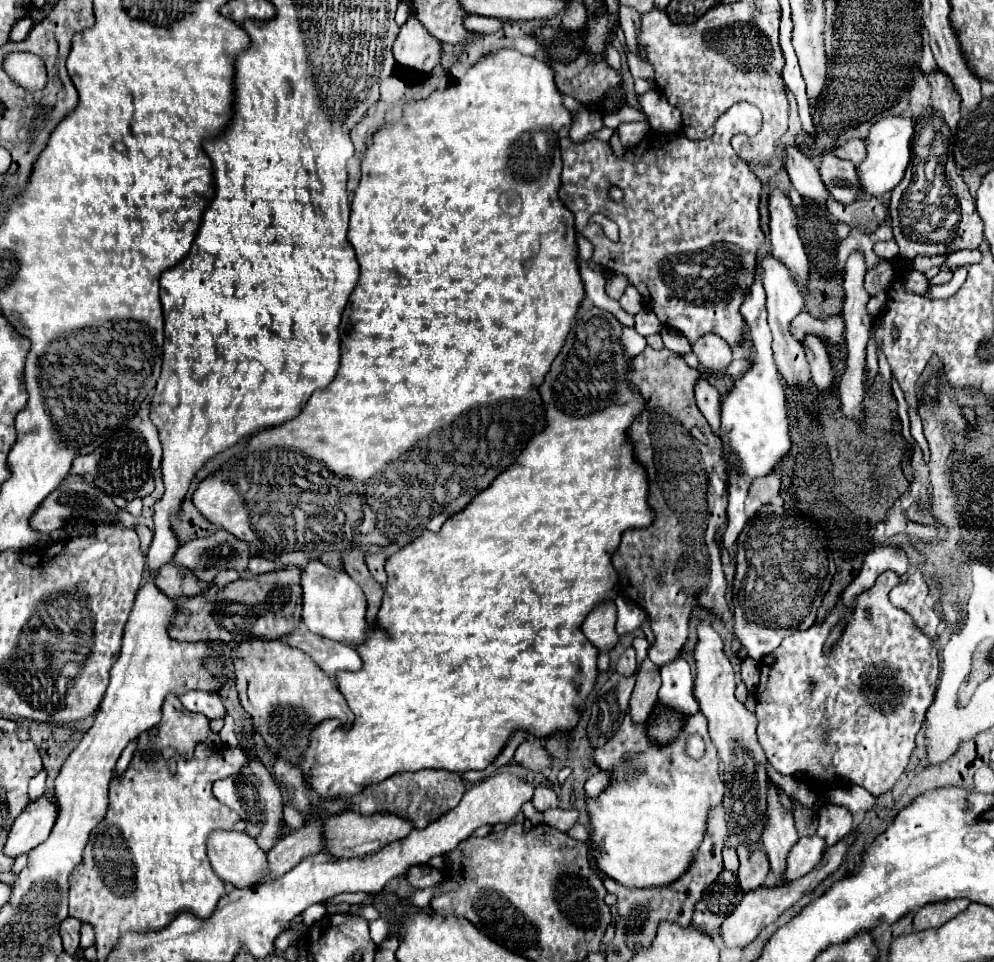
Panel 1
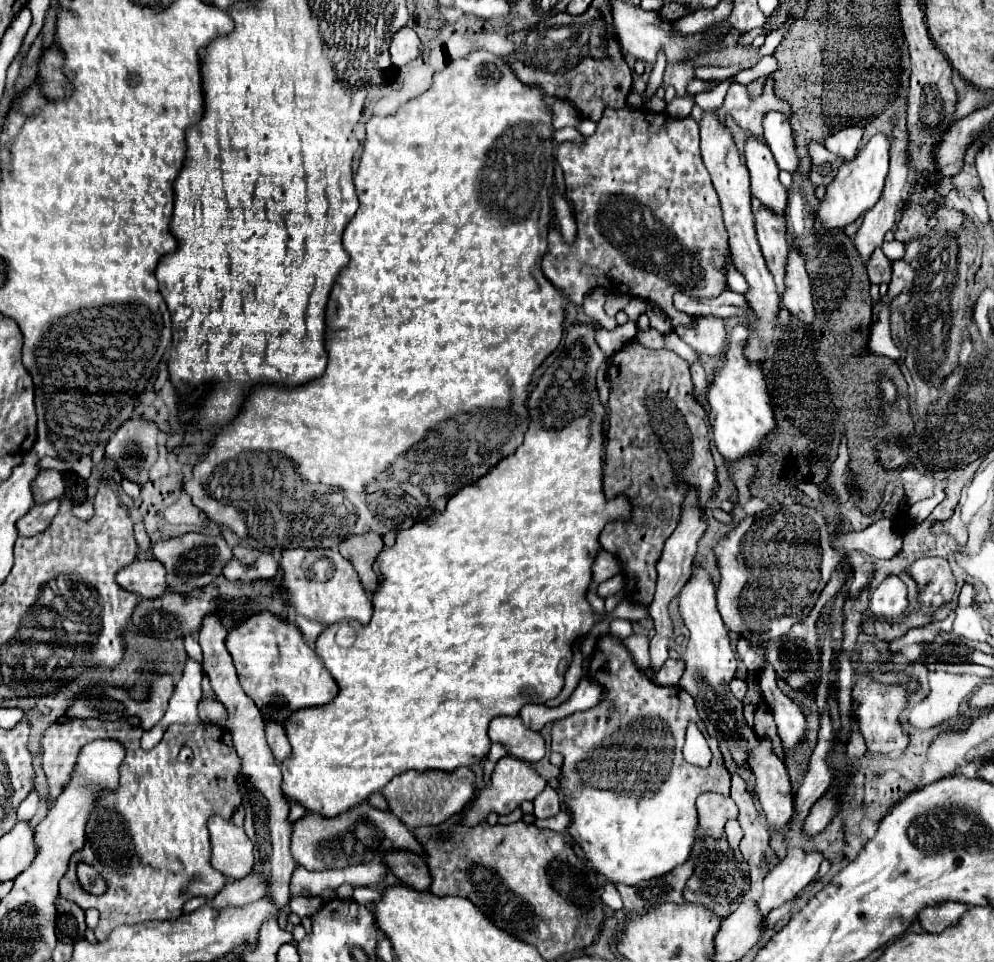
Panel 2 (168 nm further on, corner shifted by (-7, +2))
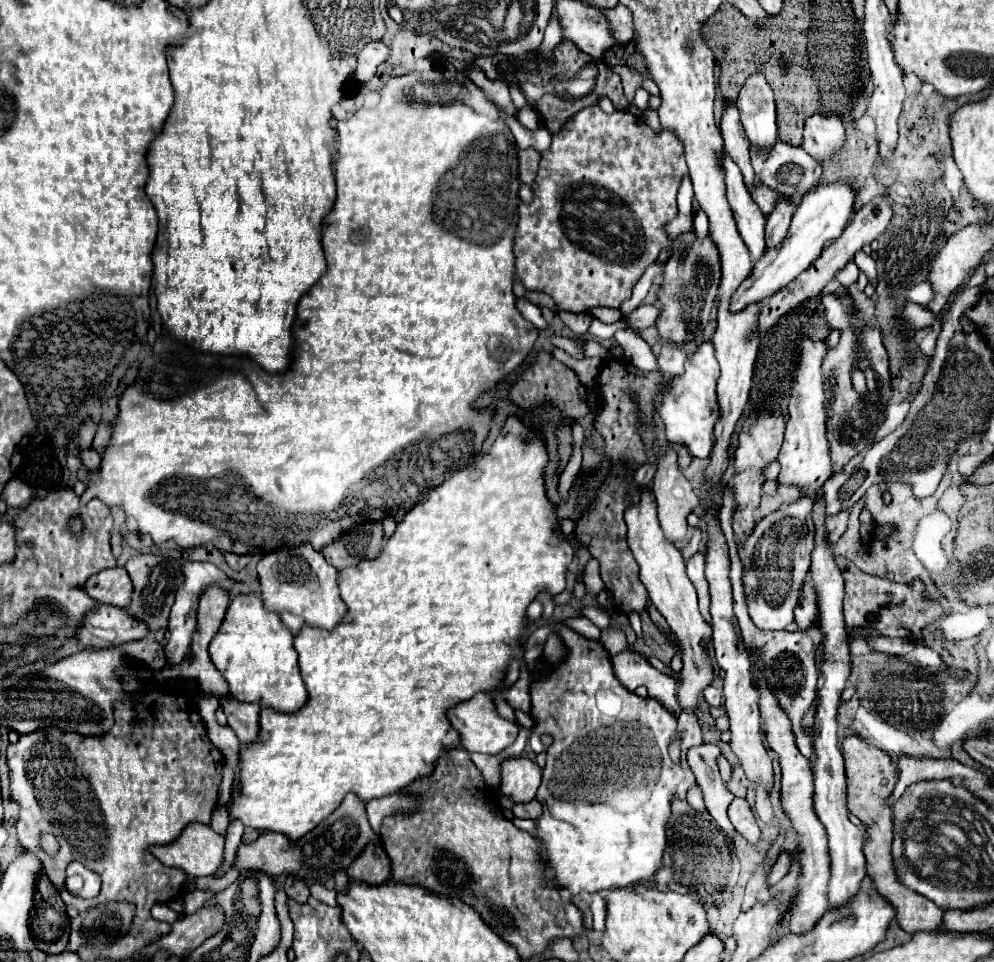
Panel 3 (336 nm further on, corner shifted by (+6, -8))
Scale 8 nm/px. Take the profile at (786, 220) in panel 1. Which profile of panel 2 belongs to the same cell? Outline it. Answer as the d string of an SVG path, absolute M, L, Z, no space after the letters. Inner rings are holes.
M751 138L745 144L747 168L751 174L751 194L763 202L773 214L785 216L787 188L779 182L779 168L765 142Z

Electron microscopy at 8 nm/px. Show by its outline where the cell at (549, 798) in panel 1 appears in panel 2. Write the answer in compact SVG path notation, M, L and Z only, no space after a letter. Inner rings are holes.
M545 786L545 790L533 800L535 804L535 816L537 818L551 818L559 812L559 796L551 786Z

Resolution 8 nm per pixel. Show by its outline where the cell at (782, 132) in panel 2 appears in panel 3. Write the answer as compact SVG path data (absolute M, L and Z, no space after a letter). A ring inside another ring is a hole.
M762 74L748 76L740 88L736 106L750 142L758 148L772 148L776 142L776 104L770 84Z

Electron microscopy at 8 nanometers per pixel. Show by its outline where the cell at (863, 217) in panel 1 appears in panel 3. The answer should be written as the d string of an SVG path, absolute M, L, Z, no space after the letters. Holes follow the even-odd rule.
M754 182L754 188L750 190L750 194L752 194L754 202L758 204L758 208L760 208L764 214L768 214L770 210L774 210L774 206L776 206L776 202L778 202L778 194L776 194L774 190L766 188L764 184L756 184L756 182Z

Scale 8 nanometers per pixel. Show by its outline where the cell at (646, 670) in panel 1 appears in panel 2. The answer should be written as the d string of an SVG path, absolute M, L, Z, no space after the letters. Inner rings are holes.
M693 490L687 492L687 498L683 502L683 516L681 516L681 522L679 526L675 528L675 532L665 540L665 548L663 548L663 554L657 562L657 590L655 590L655 600L649 608L649 614L651 618L655 620L655 636L651 640L651 666L645 670L645 676L647 678L655 678L657 670L661 670L663 662L667 660L667 640L671 636L671 620L669 620L669 614L667 614L667 604L679 594L679 590L687 584L691 572L693 572L693 558L695 558L695 552L697 552L697 542L699 538L703 536L705 532L705 522L703 518L699 516L699 506L697 506L697 494Z

